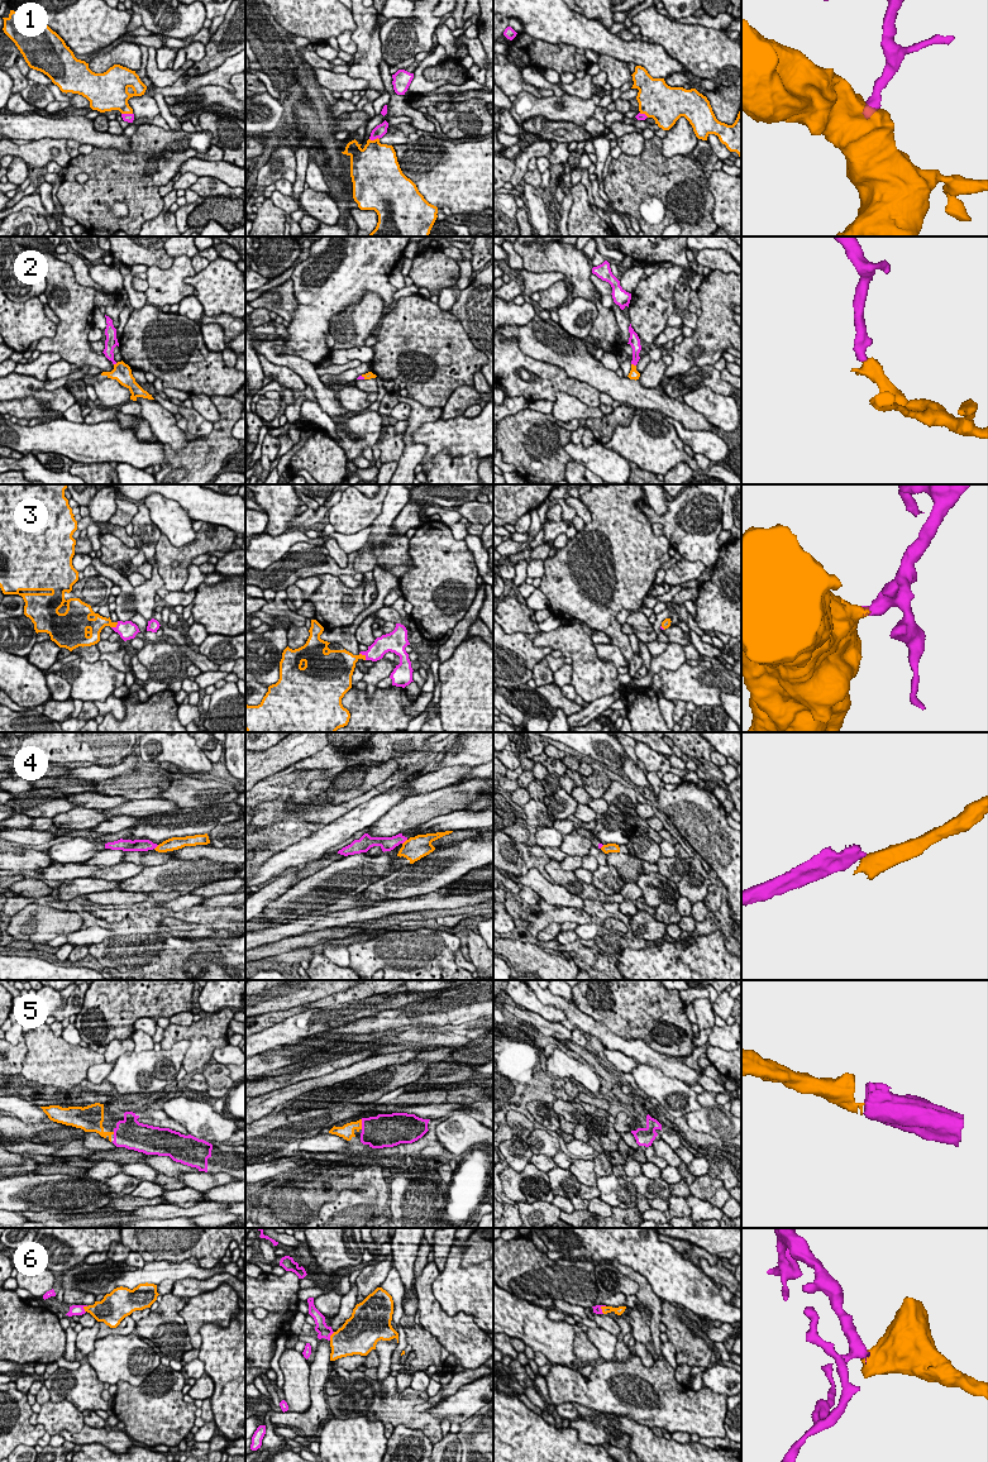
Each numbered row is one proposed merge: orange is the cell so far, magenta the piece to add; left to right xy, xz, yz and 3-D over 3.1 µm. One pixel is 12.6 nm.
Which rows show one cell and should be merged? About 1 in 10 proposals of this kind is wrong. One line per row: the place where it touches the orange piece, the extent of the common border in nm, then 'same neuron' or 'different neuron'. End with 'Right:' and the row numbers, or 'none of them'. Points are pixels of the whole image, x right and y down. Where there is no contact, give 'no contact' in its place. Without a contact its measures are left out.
1: contact xz (375, 139); length 130 nm; same neuron
2: contact yz (633, 364); length 70 nm; same neuron
3: contact xz (363, 655); length 130 nm; same neuron
4: contact xz (405, 841); length 100 nm; different neuron
5: contact xz (361, 1124); length 130 nm; same neuron
6: contact xy (84, 1308); length 100 nm; same neuron
Right: 1, 2, 3, 5, 6

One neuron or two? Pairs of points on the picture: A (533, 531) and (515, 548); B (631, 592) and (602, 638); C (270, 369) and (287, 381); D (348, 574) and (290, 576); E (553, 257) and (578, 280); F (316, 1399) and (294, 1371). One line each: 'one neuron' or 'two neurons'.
A: one neuron
B: two neurons
C: one neuron
D: one neuron
E: one neuron
F: two neurons

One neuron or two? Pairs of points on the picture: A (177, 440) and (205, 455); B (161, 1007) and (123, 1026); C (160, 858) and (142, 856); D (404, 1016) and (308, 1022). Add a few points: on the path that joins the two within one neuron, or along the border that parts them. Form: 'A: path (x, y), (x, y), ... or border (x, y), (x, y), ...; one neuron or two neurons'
A: border (190, 436), (179, 449), (172, 449), (165, 443); two neurons
B: path (151, 1007), (141, 1007), (132, 1016); one neuron
C: path (156, 858), (146, 858); one neuron
D: border (389, 1008), (333, 1028); two neurons

